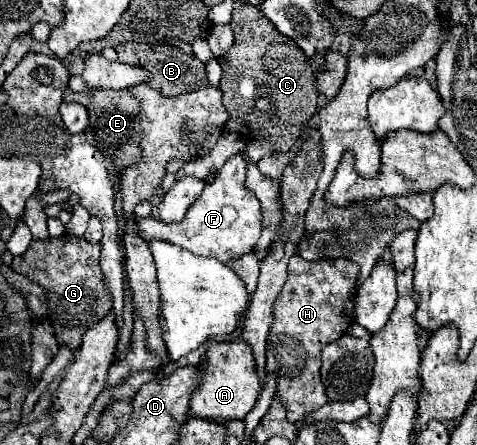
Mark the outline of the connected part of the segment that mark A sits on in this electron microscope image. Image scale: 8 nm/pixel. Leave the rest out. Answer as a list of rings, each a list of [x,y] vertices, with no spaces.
[[[243,340],[211,344],[201,364],[203,364],[205,376],[203,376],[201,388],[191,398],[191,410],[189,410],[191,416],[207,418],[207,420],[223,420],[223,422],[243,420],[247,412],[253,408],[261,390],[251,346],[245,344]]]

